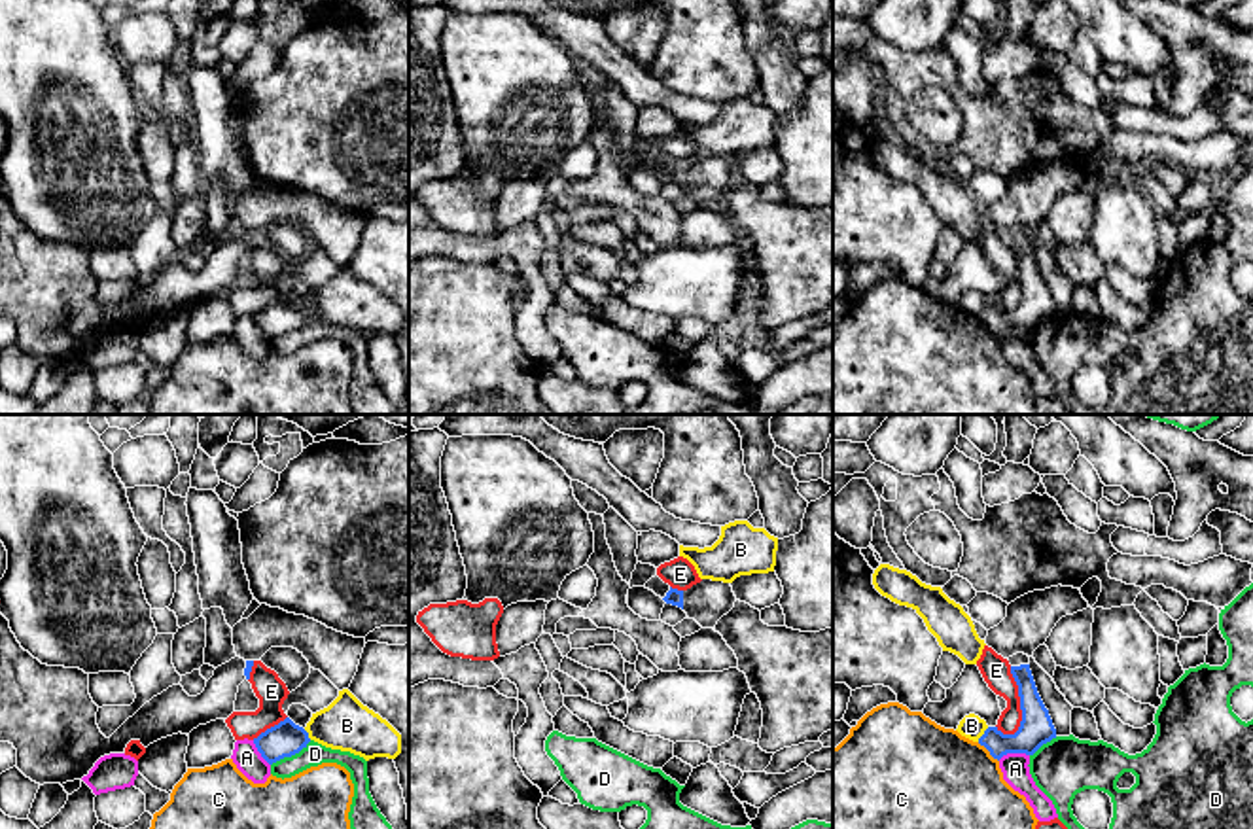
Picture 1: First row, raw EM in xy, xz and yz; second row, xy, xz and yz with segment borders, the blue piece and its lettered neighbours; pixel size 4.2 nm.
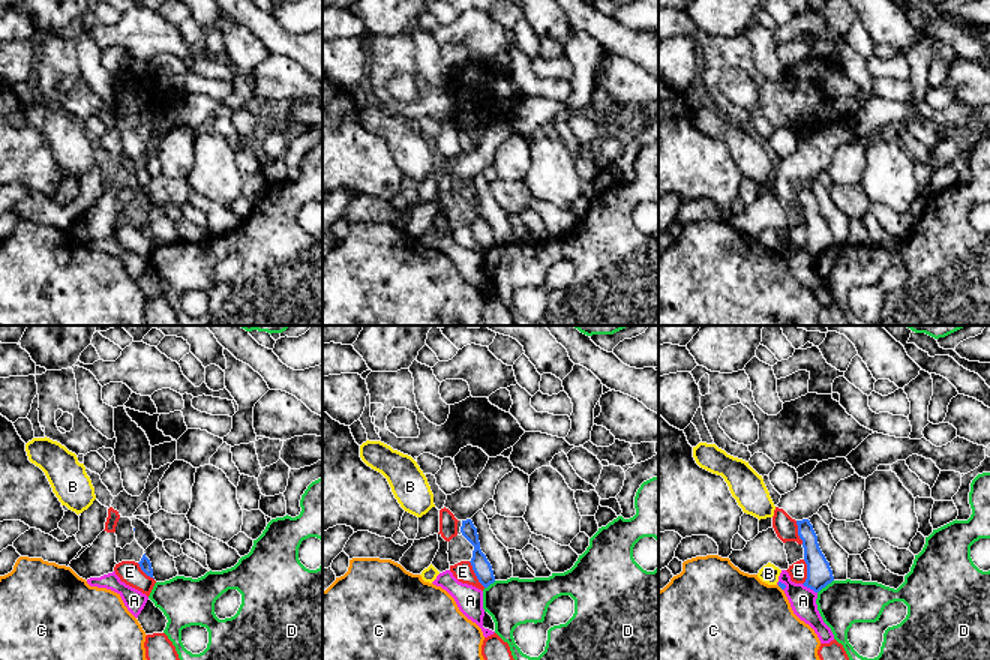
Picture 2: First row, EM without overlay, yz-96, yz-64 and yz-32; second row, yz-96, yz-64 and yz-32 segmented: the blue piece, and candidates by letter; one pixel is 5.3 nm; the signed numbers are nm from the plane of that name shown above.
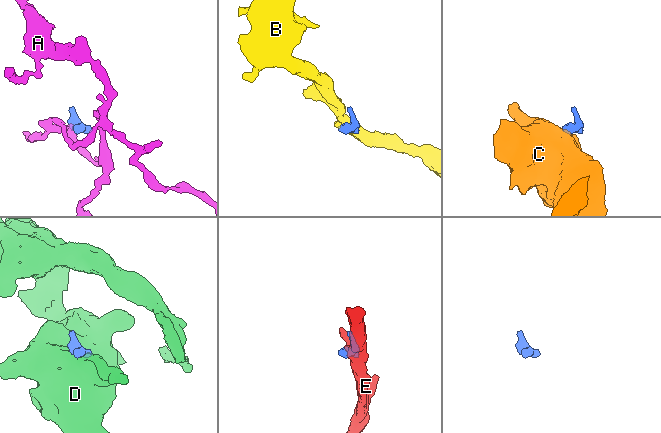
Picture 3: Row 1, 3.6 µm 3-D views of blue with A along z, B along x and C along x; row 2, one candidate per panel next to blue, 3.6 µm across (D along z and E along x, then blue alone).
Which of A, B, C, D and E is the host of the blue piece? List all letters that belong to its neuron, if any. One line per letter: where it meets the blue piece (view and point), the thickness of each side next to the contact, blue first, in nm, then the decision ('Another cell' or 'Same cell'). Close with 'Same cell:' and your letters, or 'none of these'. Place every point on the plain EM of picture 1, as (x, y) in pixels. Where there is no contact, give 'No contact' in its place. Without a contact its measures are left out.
A: Touches blue at yz (1013, 328). Thickness 140 nm (blue) against 120 nm. Another cell
B: Touches blue at yz (983, 311). Thickness 140 nm (blue) against 100 nm. Another cell
C: Touches blue at yz (988, 326). Thickness 140 nm (blue) against 480 nm. Another cell
D: Touches blue at xy (290, 332). Thickness 150 nm (blue) against 100 nm. Another cell
E: Touches blue at yz (1021, 281). Thickness 140 nm (blue) against 130 nm. Another cell
Same cell: none of these

